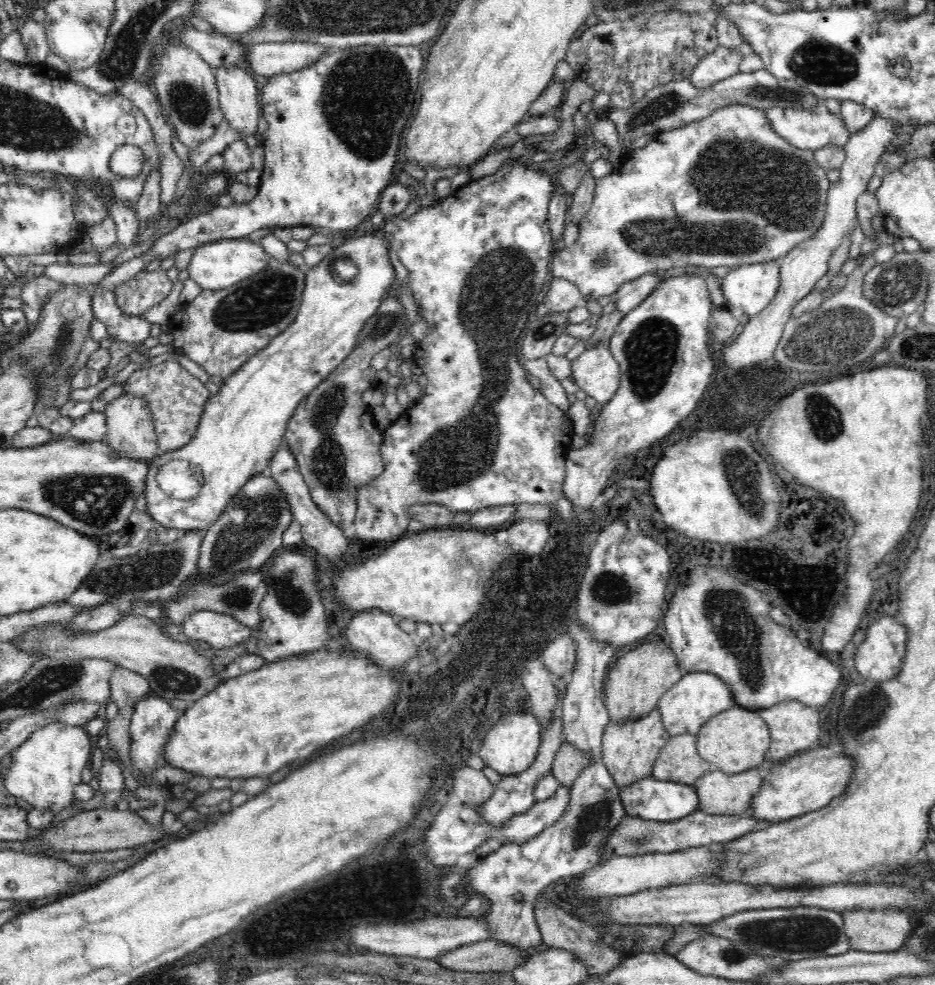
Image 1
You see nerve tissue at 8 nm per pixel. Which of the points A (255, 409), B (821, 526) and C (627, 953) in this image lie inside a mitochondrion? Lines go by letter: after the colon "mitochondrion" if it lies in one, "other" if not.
A: other
B: other
C: other

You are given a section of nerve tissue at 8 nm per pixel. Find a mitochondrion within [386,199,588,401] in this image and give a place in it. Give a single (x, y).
(546, 330)

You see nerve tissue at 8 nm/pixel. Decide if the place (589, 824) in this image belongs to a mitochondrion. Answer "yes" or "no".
yes

